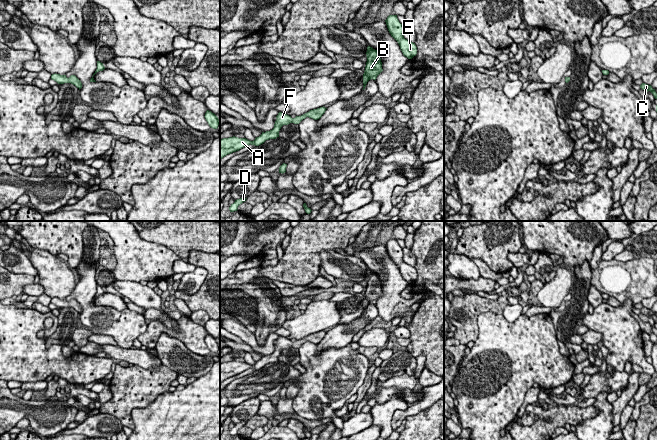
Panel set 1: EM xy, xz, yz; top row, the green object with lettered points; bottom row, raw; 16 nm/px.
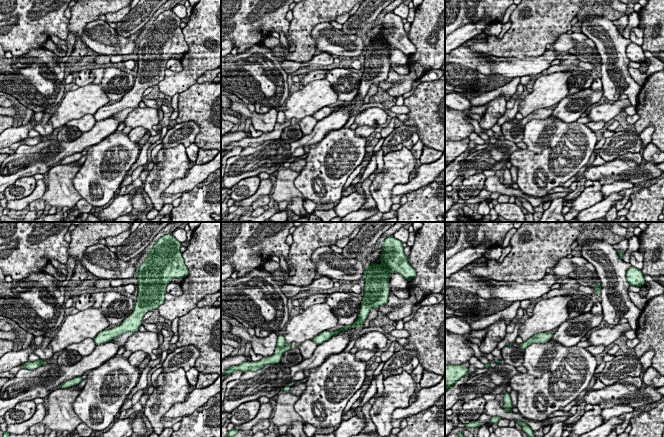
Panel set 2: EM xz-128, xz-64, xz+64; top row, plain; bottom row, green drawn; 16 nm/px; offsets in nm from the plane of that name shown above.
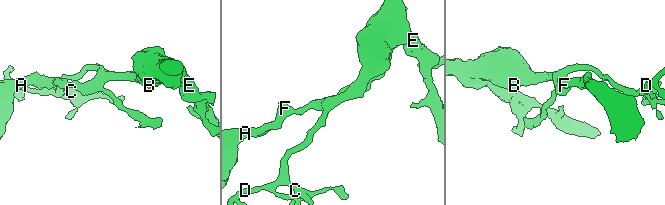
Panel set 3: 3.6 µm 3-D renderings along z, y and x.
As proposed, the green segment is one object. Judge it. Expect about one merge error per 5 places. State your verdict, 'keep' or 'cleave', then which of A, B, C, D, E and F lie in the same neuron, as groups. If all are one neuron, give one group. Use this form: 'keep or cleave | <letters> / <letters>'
keep | A B C D E F

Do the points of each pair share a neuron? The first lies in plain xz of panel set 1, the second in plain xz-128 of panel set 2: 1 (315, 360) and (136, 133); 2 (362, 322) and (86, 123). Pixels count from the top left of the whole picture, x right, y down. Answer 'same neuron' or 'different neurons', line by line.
1: different neurons
2: different neurons

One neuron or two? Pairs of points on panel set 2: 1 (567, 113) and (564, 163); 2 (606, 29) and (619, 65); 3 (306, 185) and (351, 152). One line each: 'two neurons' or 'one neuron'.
1: two neurons
2: one neuron
3: one neuron

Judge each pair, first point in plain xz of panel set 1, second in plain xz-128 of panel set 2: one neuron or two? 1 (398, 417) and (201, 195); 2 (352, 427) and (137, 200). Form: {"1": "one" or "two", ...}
{"1": "two", "2": "two"}

